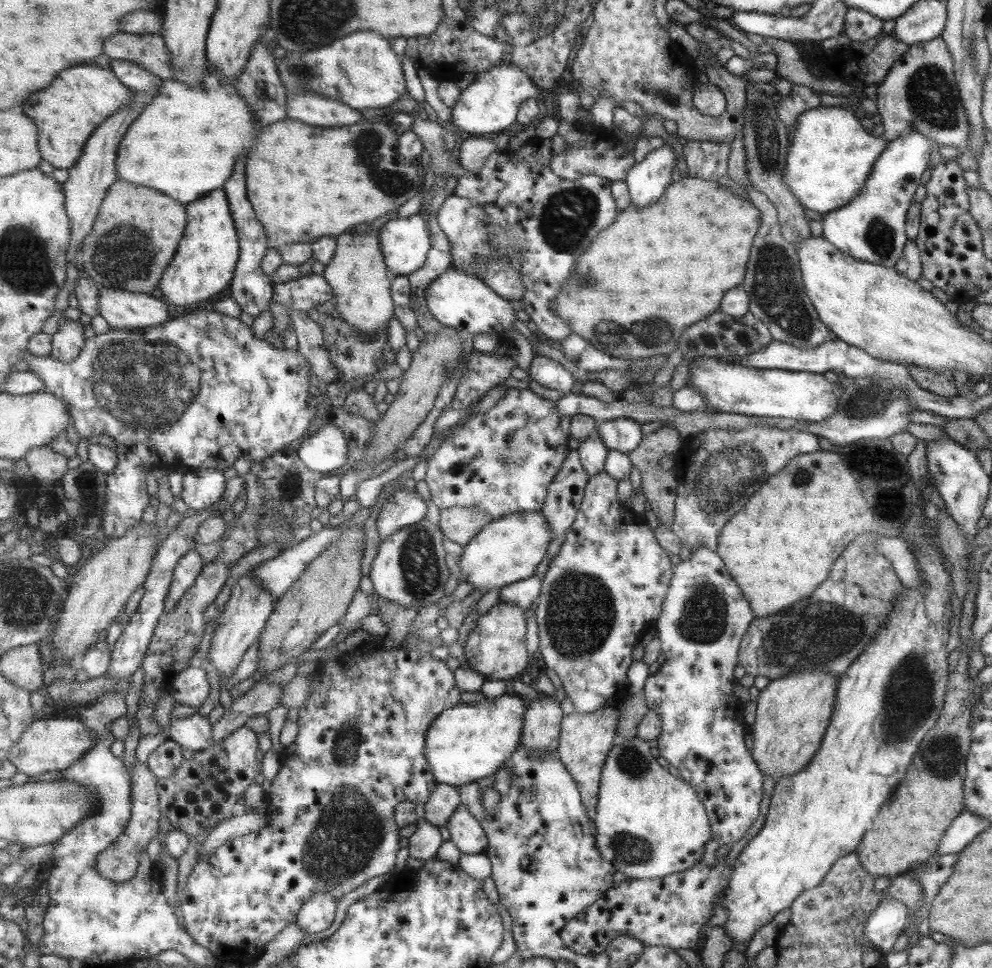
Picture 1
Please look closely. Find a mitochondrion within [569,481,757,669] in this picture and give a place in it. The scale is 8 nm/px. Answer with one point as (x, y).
(702, 619)

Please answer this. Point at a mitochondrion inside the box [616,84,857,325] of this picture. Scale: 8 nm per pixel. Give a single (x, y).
(765, 133)

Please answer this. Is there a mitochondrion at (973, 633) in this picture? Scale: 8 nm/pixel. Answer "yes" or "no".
no

